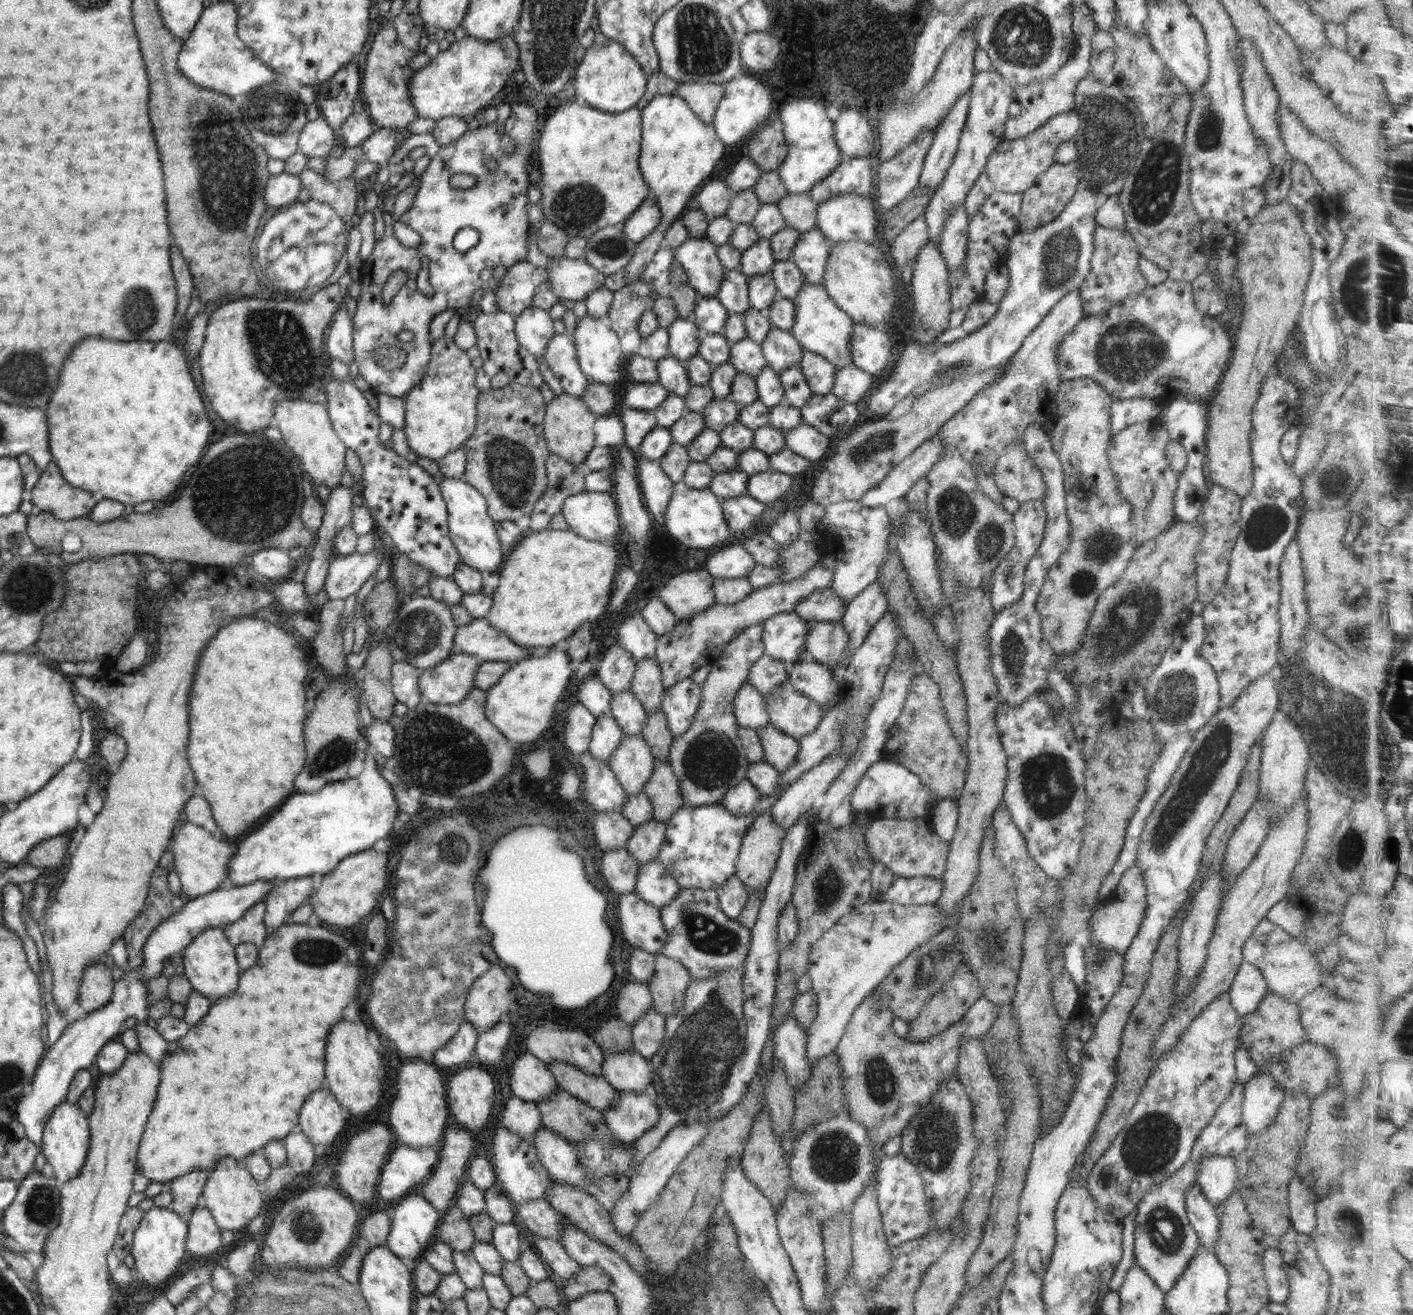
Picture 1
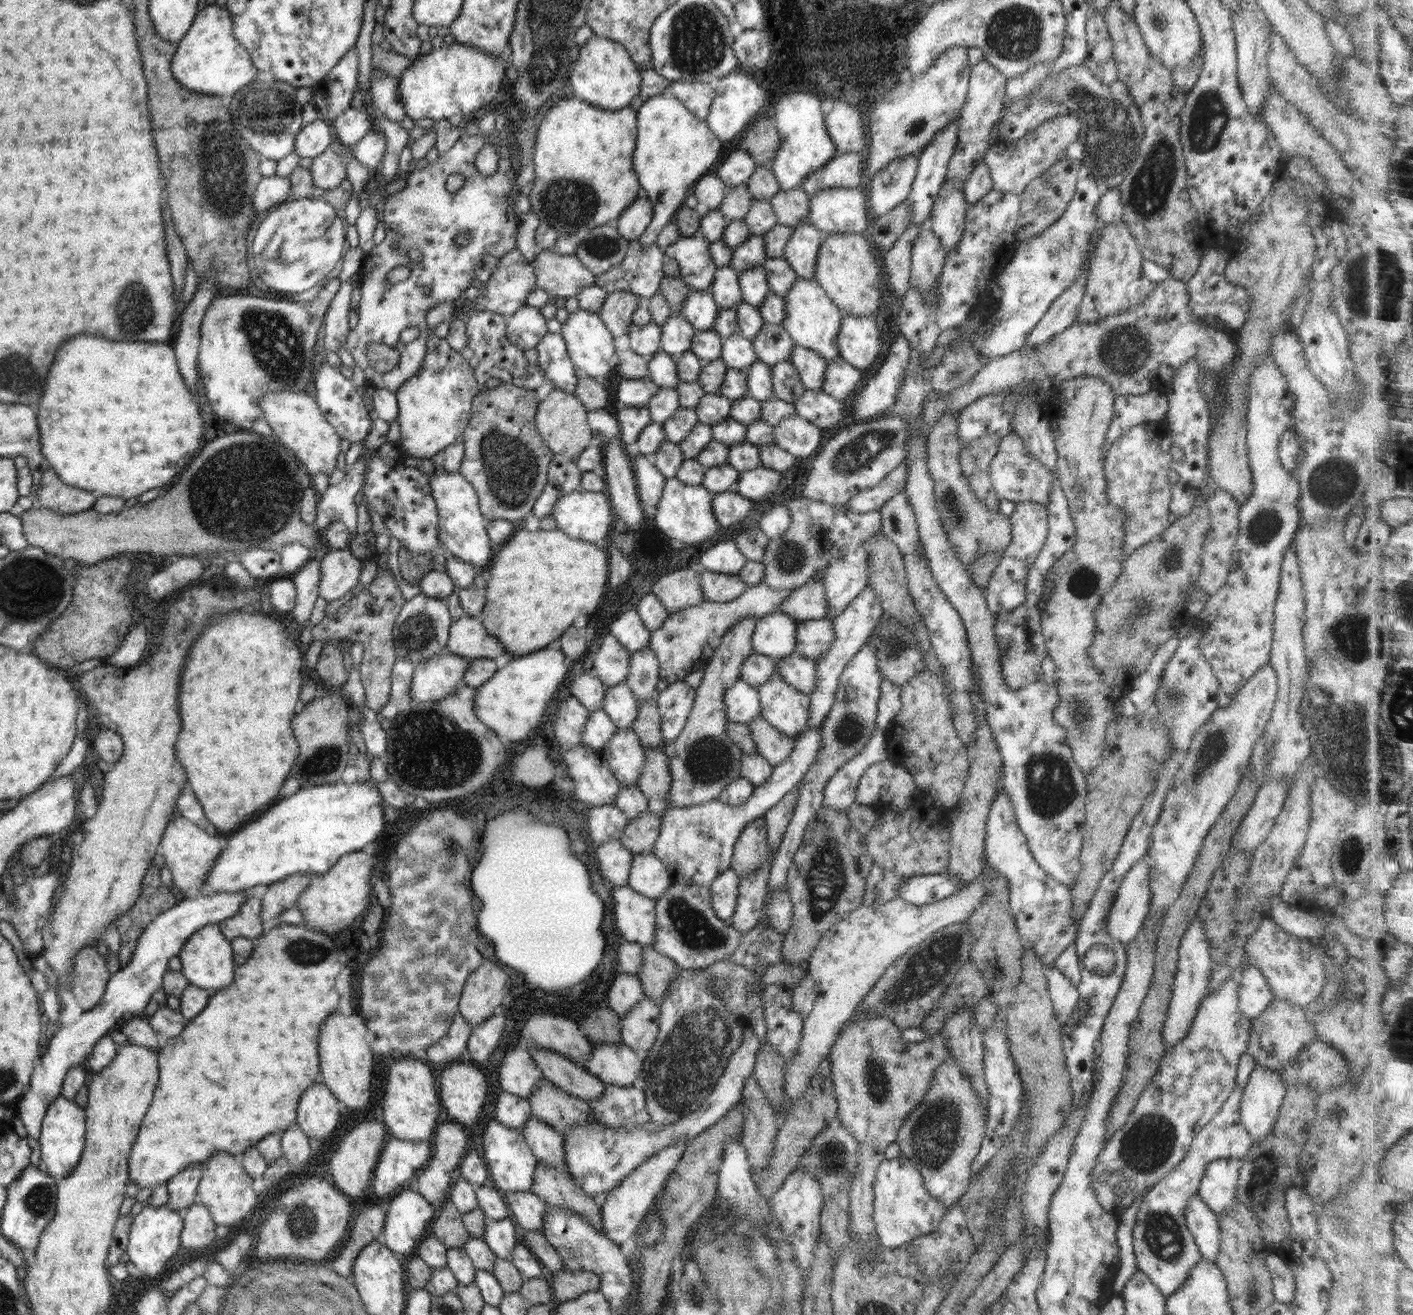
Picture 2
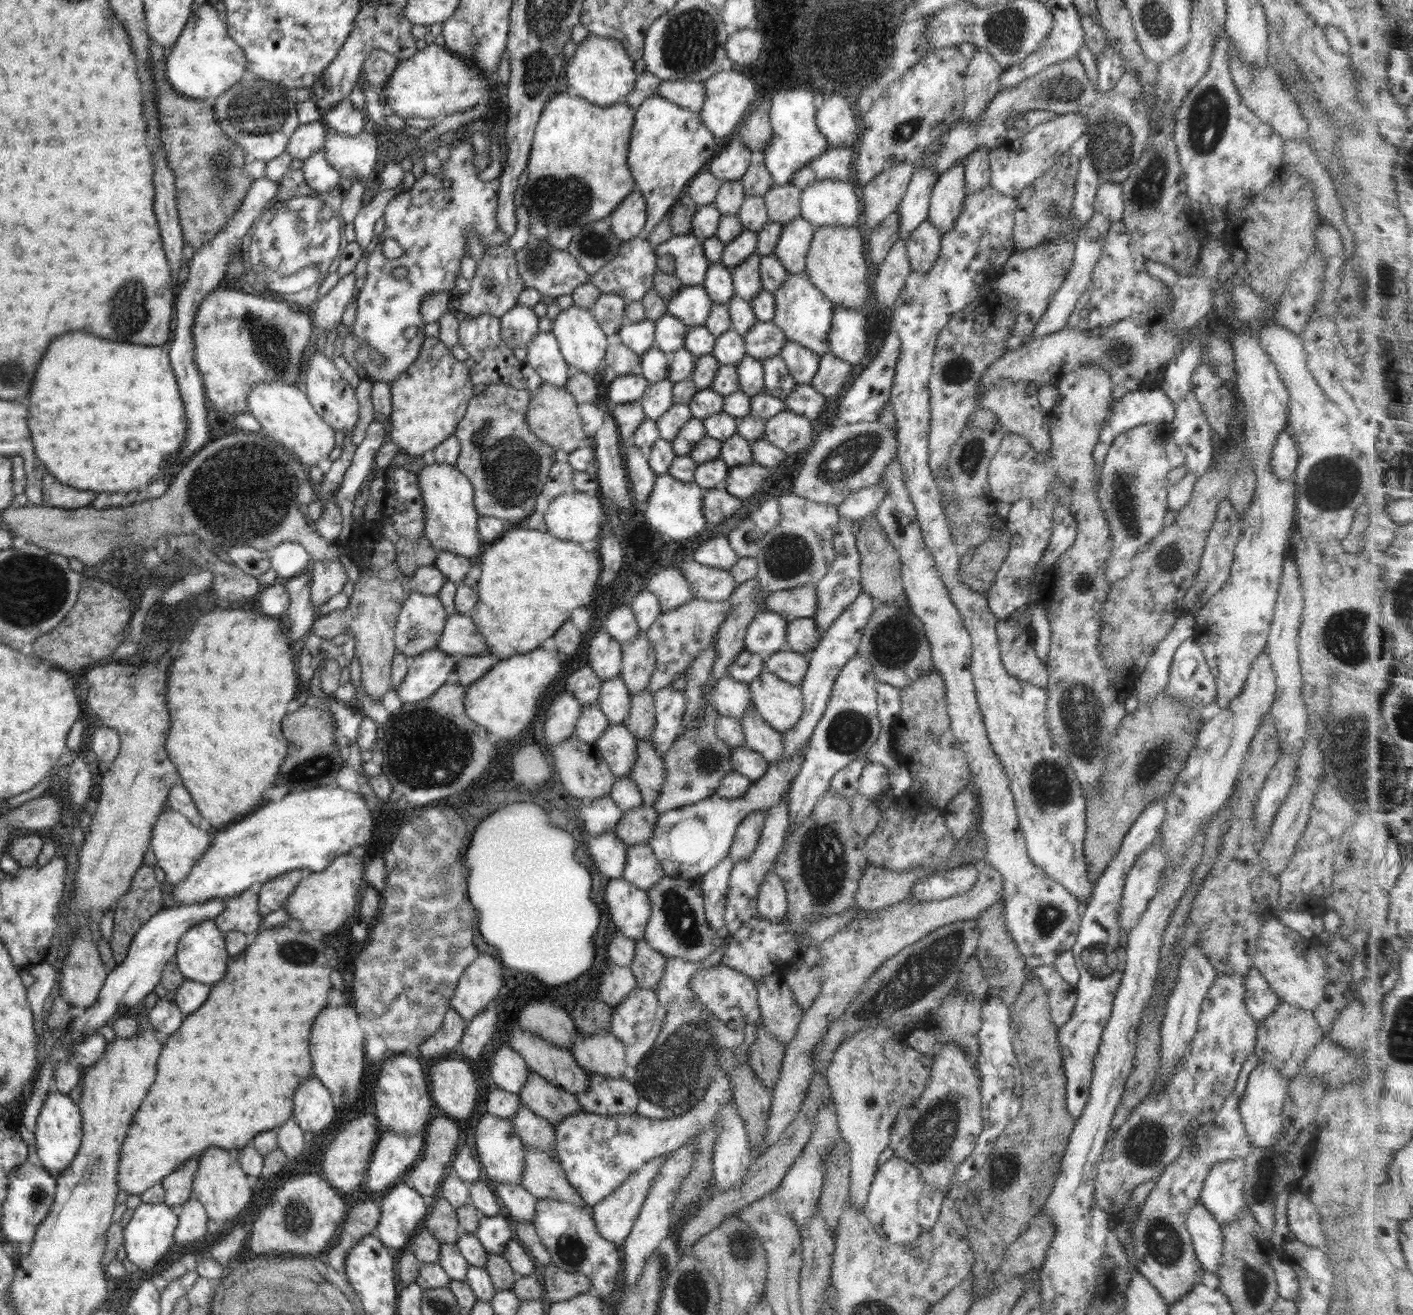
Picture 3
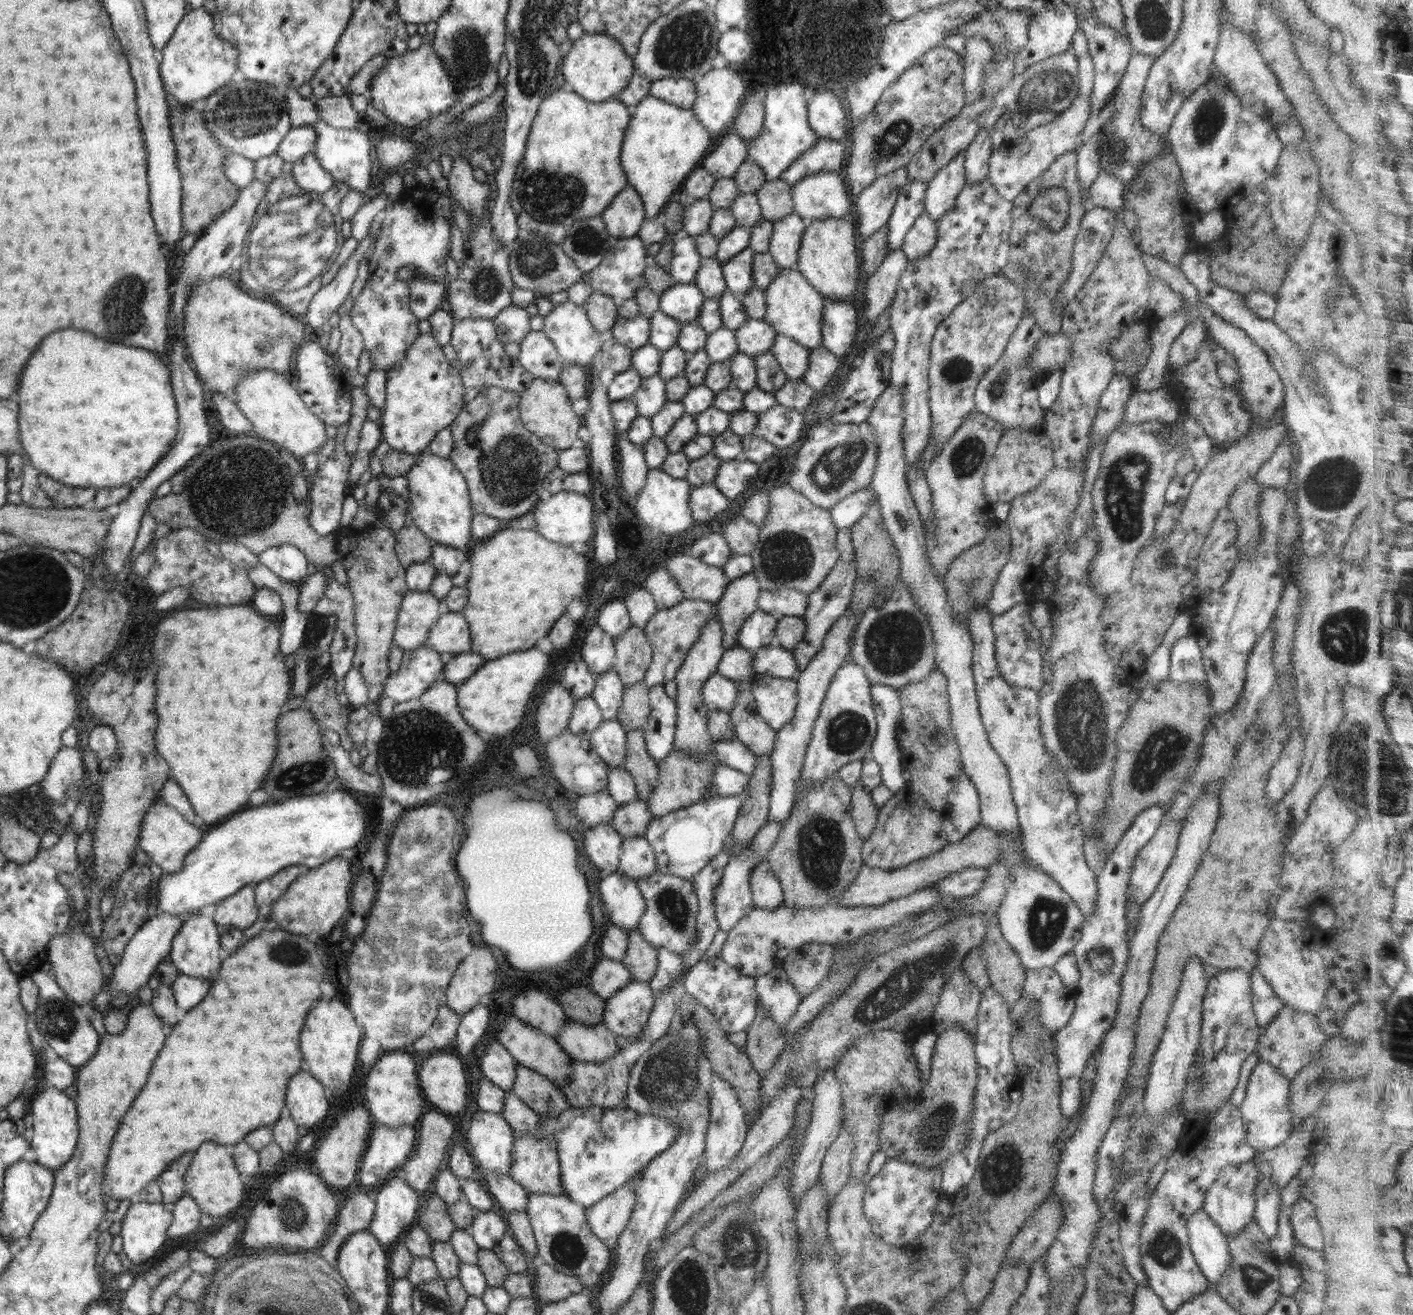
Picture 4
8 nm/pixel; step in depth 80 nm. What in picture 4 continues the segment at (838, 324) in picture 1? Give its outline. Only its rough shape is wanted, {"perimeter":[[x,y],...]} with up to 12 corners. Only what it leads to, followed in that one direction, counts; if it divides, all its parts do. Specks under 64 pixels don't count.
{"perimeter":[[796,268],[766,287],[764,320],[822,347],[824,296]]}

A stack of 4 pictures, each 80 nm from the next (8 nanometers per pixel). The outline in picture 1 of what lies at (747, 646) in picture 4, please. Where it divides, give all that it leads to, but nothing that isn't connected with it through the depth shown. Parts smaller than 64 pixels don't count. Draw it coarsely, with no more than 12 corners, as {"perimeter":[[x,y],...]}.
{"perimeter":[[780,613],[762,624],[764,655],[808,660],[809,621]]}

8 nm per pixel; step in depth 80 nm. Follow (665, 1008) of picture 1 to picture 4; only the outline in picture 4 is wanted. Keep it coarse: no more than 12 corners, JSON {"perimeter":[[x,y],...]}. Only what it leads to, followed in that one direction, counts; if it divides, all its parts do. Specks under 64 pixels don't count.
{"perimeter":[[629,932],[621,960],[632,979],[645,982],[657,969],[657,949]]}

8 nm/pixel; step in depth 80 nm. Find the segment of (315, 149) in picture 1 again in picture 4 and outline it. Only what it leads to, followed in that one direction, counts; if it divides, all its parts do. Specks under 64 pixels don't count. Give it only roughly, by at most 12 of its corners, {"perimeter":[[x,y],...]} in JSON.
{"perimeter":[[313,125],[292,127],[276,155],[294,163],[314,152]]}

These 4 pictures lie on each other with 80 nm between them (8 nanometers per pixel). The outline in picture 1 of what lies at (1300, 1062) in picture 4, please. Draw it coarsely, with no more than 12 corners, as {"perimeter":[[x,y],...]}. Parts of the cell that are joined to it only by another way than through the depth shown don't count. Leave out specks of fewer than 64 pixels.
{"perimeter":[[1270,990],[1242,1016],[1259,1068],[1305,1041],[1298,1004]]}

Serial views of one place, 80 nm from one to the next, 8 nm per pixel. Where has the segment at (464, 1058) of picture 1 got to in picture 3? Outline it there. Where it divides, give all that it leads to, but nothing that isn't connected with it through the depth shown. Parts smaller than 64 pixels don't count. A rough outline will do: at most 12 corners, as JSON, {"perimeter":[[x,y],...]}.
{"perimeter":[[454,1009],[419,1046],[426,1058],[447,1058],[461,1043],[465,1021]]}

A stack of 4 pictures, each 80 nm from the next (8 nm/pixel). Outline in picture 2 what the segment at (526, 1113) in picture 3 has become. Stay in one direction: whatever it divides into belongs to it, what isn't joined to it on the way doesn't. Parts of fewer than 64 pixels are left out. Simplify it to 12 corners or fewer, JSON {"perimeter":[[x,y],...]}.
{"perimeter":[[532,1115],[521,1132],[540,1162],[570,1175],[564,1136]]}

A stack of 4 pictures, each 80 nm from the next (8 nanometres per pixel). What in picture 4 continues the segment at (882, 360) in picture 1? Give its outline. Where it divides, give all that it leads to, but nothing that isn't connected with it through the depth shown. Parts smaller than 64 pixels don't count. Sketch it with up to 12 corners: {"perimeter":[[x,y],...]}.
{"perimeter":[[824,297],[822,347],[848,356],[858,332],[851,302]]}

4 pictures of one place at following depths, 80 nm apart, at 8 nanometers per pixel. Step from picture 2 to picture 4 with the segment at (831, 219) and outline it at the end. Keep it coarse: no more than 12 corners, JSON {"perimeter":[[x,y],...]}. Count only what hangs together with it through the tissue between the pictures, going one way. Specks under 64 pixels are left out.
{"perimeter":[[822,172],[792,187],[794,213],[808,222],[853,221],[843,174]]}

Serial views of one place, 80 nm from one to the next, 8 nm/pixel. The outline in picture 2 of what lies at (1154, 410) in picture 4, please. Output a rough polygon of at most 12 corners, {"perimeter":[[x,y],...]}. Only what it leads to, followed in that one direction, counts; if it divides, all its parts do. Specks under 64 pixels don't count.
{"perimeter":[[1160,392],[1115,397],[1102,452],[1129,428],[1163,422]]}

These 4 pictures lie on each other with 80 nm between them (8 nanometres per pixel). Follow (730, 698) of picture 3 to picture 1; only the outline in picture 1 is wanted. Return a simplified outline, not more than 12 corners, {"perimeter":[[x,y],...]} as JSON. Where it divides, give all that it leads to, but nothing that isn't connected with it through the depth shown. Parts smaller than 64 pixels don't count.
{"perimeter":[[749,683],[734,698],[740,727],[770,724],[765,697]]}

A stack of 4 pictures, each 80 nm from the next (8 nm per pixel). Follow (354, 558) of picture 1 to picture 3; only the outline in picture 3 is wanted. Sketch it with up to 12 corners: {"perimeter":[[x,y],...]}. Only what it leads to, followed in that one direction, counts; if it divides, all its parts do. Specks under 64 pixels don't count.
{"perimeter":[[340,561],[311,562],[310,600],[315,607],[341,593],[348,580]]}

